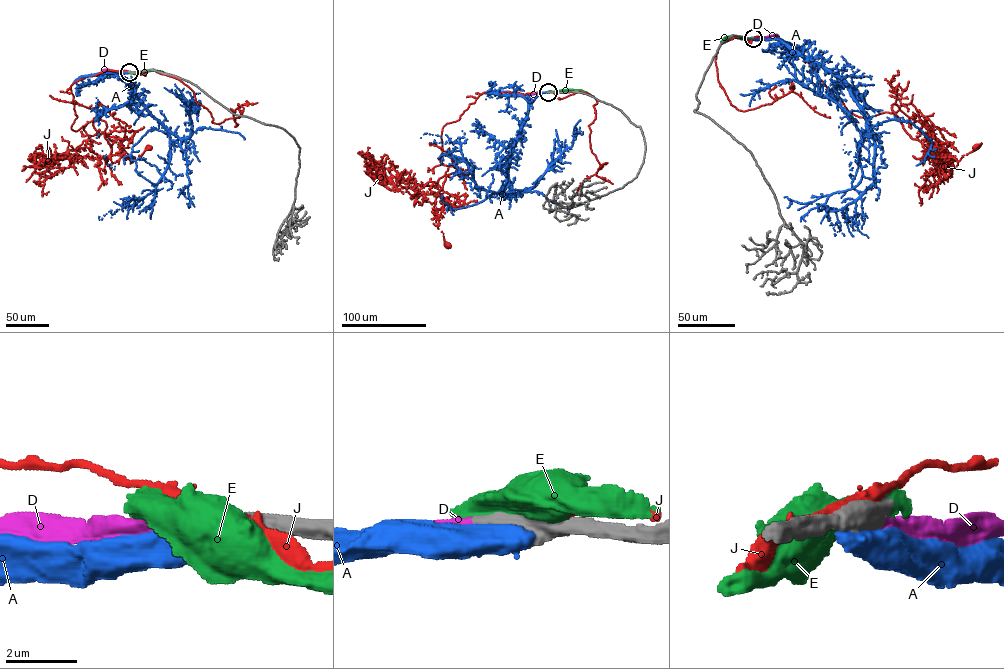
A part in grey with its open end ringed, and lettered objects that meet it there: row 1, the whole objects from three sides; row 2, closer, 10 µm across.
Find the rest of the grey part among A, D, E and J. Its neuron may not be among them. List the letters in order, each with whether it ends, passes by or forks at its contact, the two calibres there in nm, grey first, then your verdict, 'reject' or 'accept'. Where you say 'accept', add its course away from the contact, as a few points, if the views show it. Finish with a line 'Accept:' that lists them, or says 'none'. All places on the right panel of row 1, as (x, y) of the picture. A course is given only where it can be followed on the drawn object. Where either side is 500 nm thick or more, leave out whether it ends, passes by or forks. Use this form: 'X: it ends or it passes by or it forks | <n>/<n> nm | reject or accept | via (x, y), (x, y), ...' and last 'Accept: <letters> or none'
A: 700/800 nm | reject
D: 750/440 nm | accept | via (753, 38), (778, 36)
E: 700/600 nm | reject
J: 650/280 nm | reject
Accept: D

